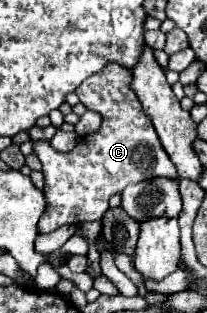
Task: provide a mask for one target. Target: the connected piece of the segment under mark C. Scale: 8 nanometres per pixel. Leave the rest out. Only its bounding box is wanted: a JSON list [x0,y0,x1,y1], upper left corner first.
[34,64,176,234]

